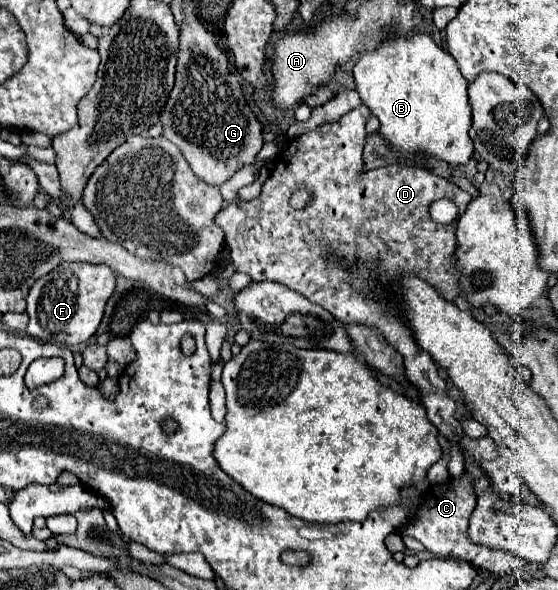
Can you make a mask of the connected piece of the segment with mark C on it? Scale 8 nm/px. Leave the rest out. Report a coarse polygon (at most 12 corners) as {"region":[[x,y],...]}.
{"region":[[474,476],[432,484],[404,534],[492,574],[526,560],[474,544]]}

